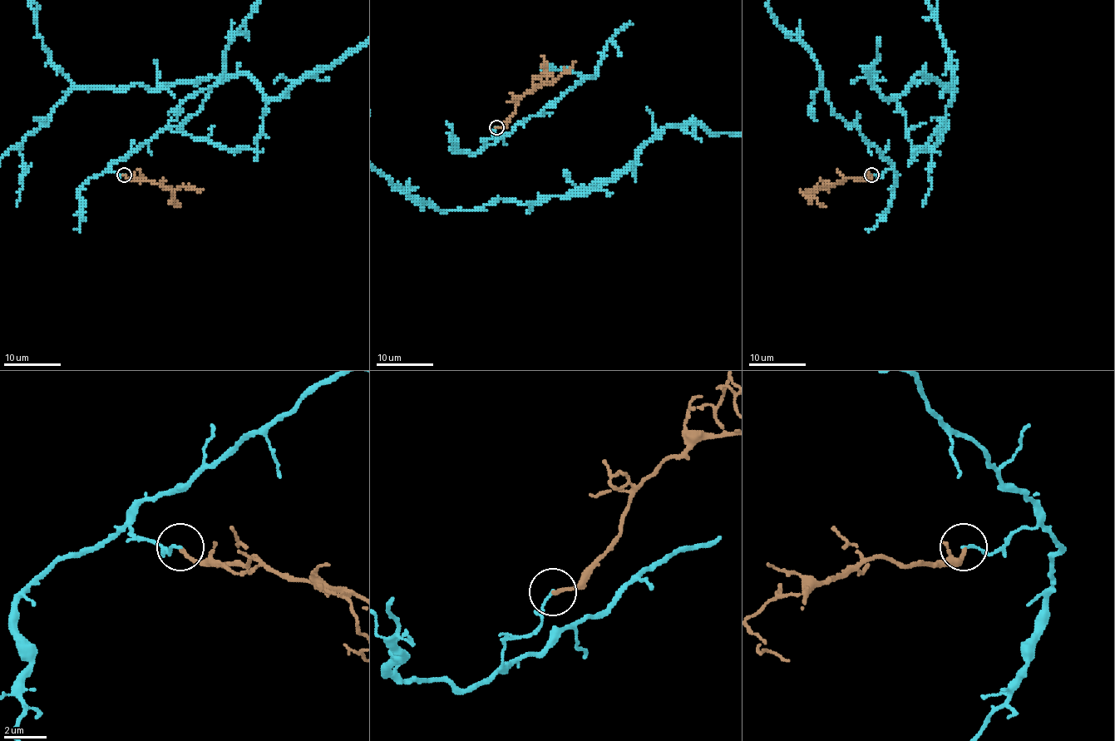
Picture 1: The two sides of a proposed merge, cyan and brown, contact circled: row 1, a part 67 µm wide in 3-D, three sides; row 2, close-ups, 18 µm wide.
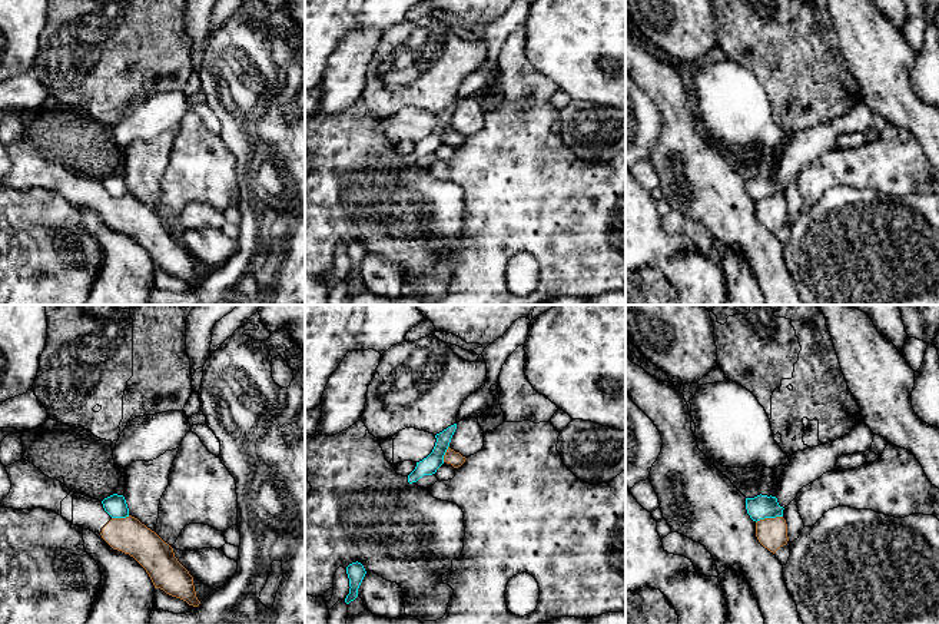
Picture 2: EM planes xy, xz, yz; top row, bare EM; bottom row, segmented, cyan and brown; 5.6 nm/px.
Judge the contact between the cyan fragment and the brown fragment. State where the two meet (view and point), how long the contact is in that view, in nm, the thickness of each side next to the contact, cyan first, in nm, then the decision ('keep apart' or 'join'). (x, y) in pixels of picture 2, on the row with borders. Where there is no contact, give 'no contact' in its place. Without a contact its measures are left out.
yz (769, 517) | 160 nm | 140/180 nm | keep apart

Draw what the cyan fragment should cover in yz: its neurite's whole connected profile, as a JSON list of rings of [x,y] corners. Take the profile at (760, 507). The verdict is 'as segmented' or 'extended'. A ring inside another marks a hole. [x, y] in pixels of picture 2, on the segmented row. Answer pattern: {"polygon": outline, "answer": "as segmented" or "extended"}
{"polygon": [[[757,495],[754,498],[746,498],[746,510],[753,521],[764,518],[783,517],[783,507],[779,505],[776,497]]], "answer": "as segmented"}

